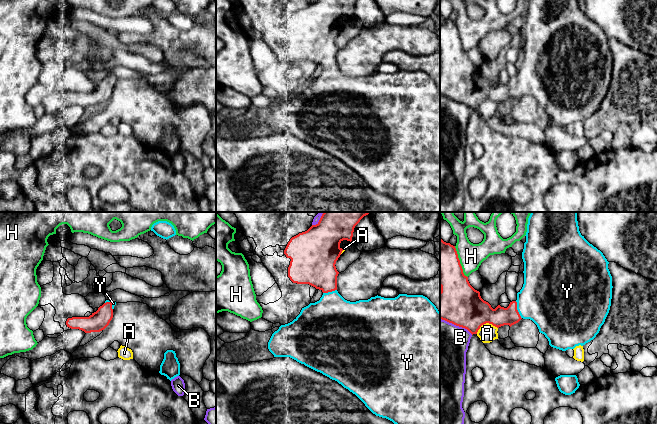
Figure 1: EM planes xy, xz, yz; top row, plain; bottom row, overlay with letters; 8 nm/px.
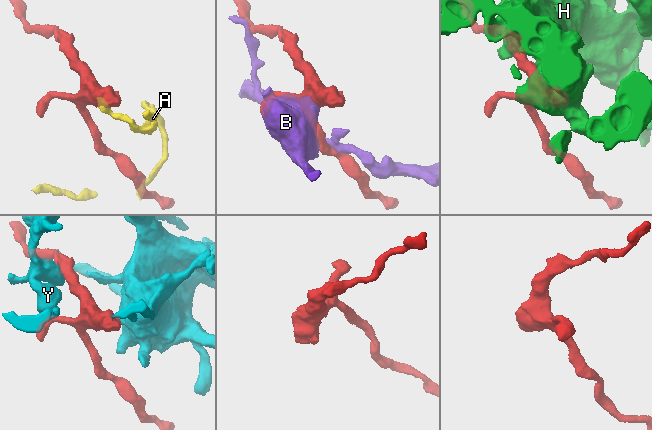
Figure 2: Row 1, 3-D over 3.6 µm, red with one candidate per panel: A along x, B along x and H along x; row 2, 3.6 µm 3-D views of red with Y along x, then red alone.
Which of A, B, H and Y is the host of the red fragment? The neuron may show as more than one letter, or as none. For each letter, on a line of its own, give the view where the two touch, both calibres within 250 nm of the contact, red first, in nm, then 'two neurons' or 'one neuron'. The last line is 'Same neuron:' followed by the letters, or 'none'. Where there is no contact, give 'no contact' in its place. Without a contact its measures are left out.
A: yz | 320/150 nm | two neurons
B: yz | 340/420 nm | two neurons
H: yz | 320/200 nm | two neurons
Y: yz | 160/420 nm | one neuron
Same neuron: Y

